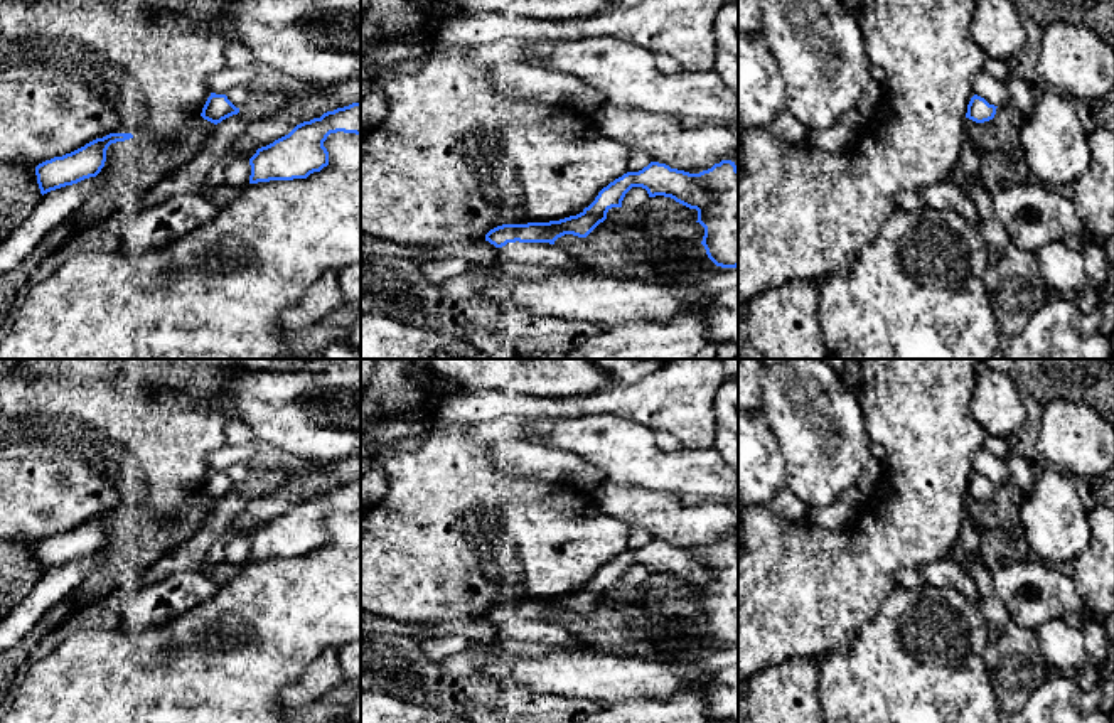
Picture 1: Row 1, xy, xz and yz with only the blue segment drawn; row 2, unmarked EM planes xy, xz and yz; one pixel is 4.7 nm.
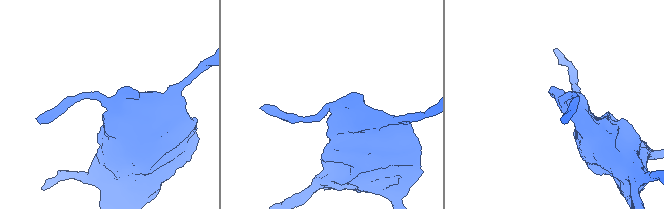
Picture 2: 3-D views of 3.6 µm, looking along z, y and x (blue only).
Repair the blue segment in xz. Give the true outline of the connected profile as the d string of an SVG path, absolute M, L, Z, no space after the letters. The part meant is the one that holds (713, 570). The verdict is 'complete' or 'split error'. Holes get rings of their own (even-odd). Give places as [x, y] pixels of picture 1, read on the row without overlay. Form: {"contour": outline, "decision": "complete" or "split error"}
{"contour": "M721 538L699 551L671 546L651 539L639 549L627 549L603 565L595 578L580 592L549 600L502 602L485 612L495 625L507 620L549 620L565 612L586 615L607 597L612 585L622 585L625 571L642 565L649 575L664 573L698 588L704 605L701 622L708 635L721 645L738 644L738 546L731 538Z", "decision": "complete"}

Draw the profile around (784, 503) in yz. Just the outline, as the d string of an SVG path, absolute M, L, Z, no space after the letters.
M785 485L770 499L767 507L782 519L797 522L807 517L809 507Z

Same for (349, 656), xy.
M361 639L337 649L345 683L361 683Z

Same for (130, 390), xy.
M120 383L118 391L128 399L152 399L155 398L150 389L143 389L137 383Z

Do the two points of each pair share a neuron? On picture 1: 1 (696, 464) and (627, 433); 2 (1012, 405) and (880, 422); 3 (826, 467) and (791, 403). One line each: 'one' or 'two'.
1: one
2: two
3: one

